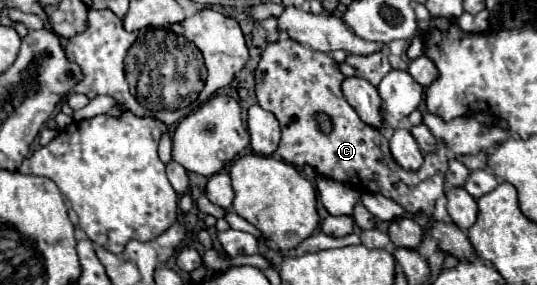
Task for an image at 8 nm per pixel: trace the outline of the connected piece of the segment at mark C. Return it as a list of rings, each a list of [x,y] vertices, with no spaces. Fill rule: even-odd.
[[[278,40],[278,42],[268,44],[268,48],[262,52],[260,64],[256,68],[256,98],[258,98],[258,104],[264,110],[272,112],[276,116],[276,120],[280,122],[282,138],[280,138],[280,144],[276,150],[278,156],[284,158],[284,162],[294,164],[294,166],[310,164],[322,176],[332,178],[336,182],[348,182],[358,192],[366,192],[366,190],[372,194],[380,192],[382,196],[398,202],[410,214],[432,216],[436,200],[444,194],[444,174],[448,170],[446,146],[440,142],[438,152],[428,154],[424,158],[424,164],[420,166],[420,170],[416,170],[416,172],[402,170],[392,158],[388,146],[389,141],[384,133],[378,128],[365,124],[356,114],[356,110],[346,102],[342,88],[340,88],[342,80],[344,80],[344,76],[336,70],[336,62],[324,52],[310,50],[308,46],[294,42],[294,40]],[[316,112],[326,112],[332,118],[332,132],[330,134],[324,134],[318,128],[316,120],[314,120]]]

